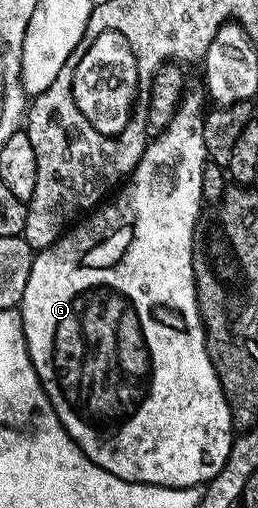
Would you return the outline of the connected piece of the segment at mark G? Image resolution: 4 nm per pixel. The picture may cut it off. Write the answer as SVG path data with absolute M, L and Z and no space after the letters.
M184 87L183 96L179 99L179 109L173 114L169 126L148 143L129 179L114 193L115 200L108 199L86 218L80 219L72 227L76 227L75 229L71 228L55 243L34 253L29 270L29 282L25 282L25 294L21 305L23 333L27 339L29 358L33 362L36 374L39 375L40 382L43 383L43 389L57 418L63 424L63 429L71 435L75 445L93 463L101 466L101 470L109 470L109 474L134 484L147 484L156 488L194 488L206 485L207 481L221 470L221 466L225 466L225 458L229 458L233 439L231 411L213 362L207 353L207 337L203 335L203 321L199 318L193 270L195 226L201 219L199 207L204 207L205 204L201 194L199 173L201 166L208 163L203 137L203 103L208 103L208 100L209 97L202 87Z

